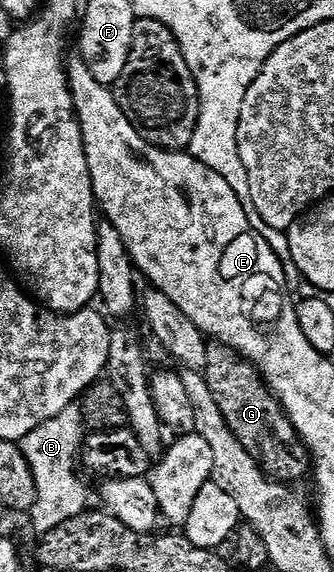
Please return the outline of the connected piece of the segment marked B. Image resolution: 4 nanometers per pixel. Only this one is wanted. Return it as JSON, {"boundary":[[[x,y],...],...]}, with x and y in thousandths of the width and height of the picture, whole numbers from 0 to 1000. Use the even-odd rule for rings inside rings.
{"boundary":[[[222,706],[177,720],[174,727],[117,741],[117,747],[96,750],[57,774],[105,836],[108,874],[90,892],[87,909],[114,935],[162,928],[180,916],[195,916],[201,909],[263,890],[266,864],[231,829],[251,767],[254,743],[243,713]]]}

